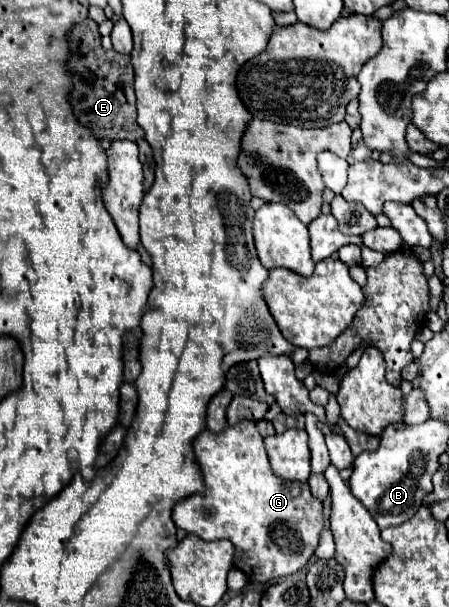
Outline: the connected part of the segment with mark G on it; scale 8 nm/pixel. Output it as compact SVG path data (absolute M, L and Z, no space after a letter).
M242 421L234 427L228 425L226 431L218 435L204 431L194 441L194 453L204 475L206 491L204 495L186 497L176 503L172 511L176 527L192 535L198 535L204 541L218 541L218 539L232 541L234 567L240 569L250 583L266 583L304 569L318 547L318 537L324 527L322 501L312 497L308 483L296 483L296 481L290 483L274 475L262 435L256 429L256 423Z

